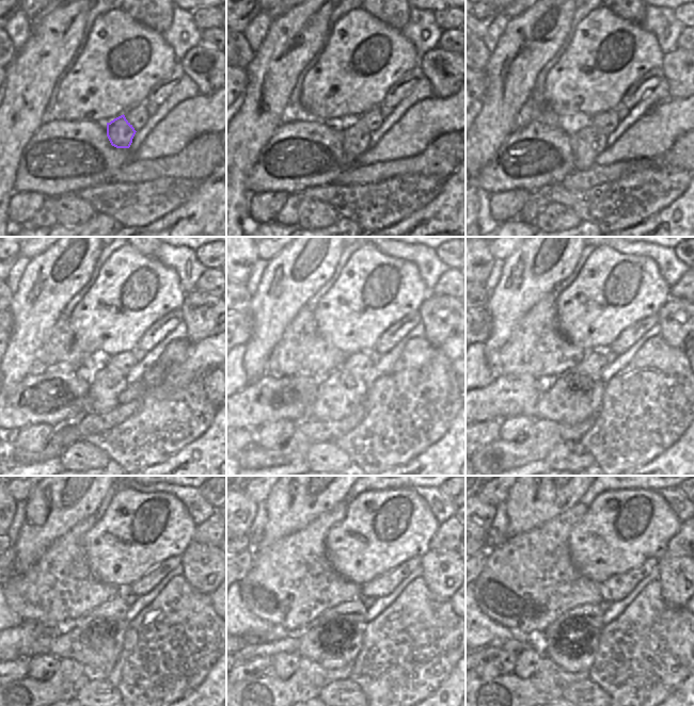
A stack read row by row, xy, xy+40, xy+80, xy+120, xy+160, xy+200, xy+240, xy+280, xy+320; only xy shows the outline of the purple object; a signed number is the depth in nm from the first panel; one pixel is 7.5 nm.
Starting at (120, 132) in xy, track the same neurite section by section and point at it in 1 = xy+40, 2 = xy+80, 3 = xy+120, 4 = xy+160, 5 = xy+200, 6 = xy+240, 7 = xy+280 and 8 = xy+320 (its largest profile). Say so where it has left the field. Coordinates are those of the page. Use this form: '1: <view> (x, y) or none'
1: xy+40 (357, 137)
2: xy+80 (587, 143)
3: xy+120 (106, 384)
4: xy+160 (345, 392)
5: xy+200 (584, 395)
6: xy+240 (106, 641)
7: xy+280 (347, 652)
8: xy+320 (585, 660)

